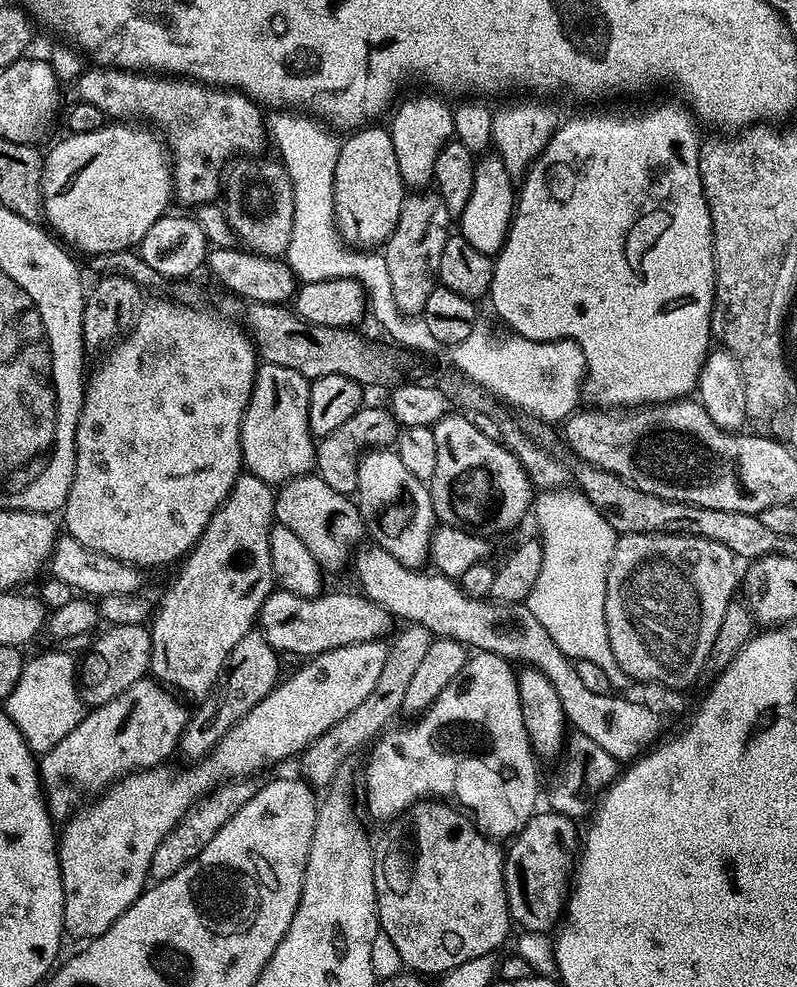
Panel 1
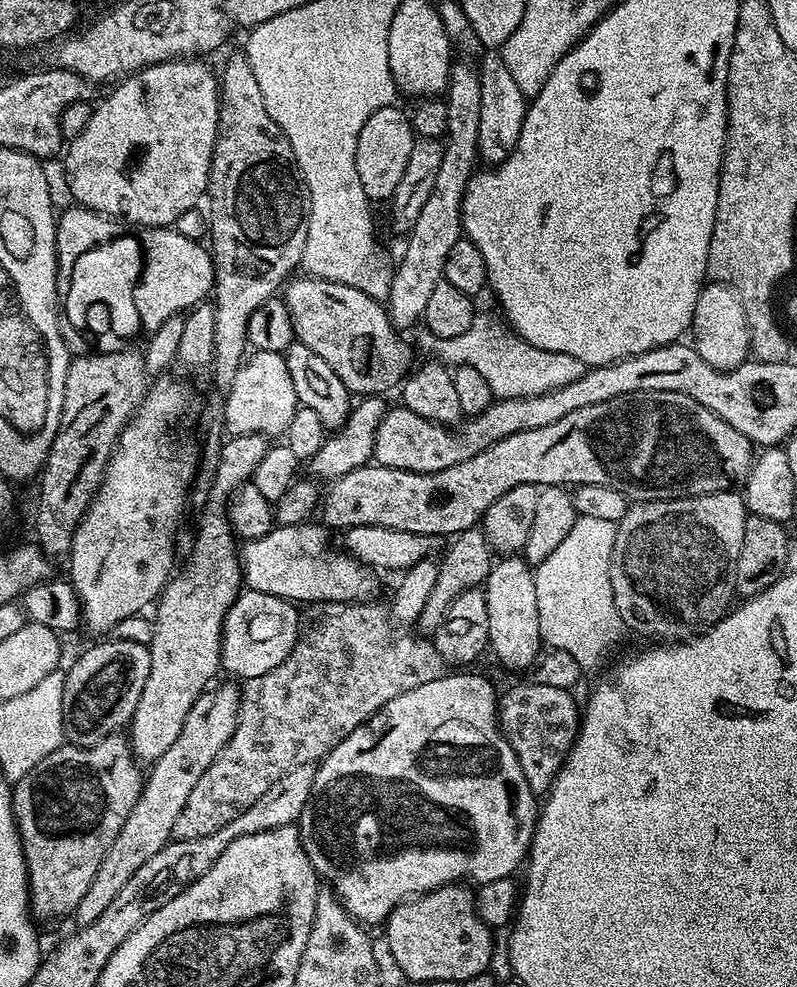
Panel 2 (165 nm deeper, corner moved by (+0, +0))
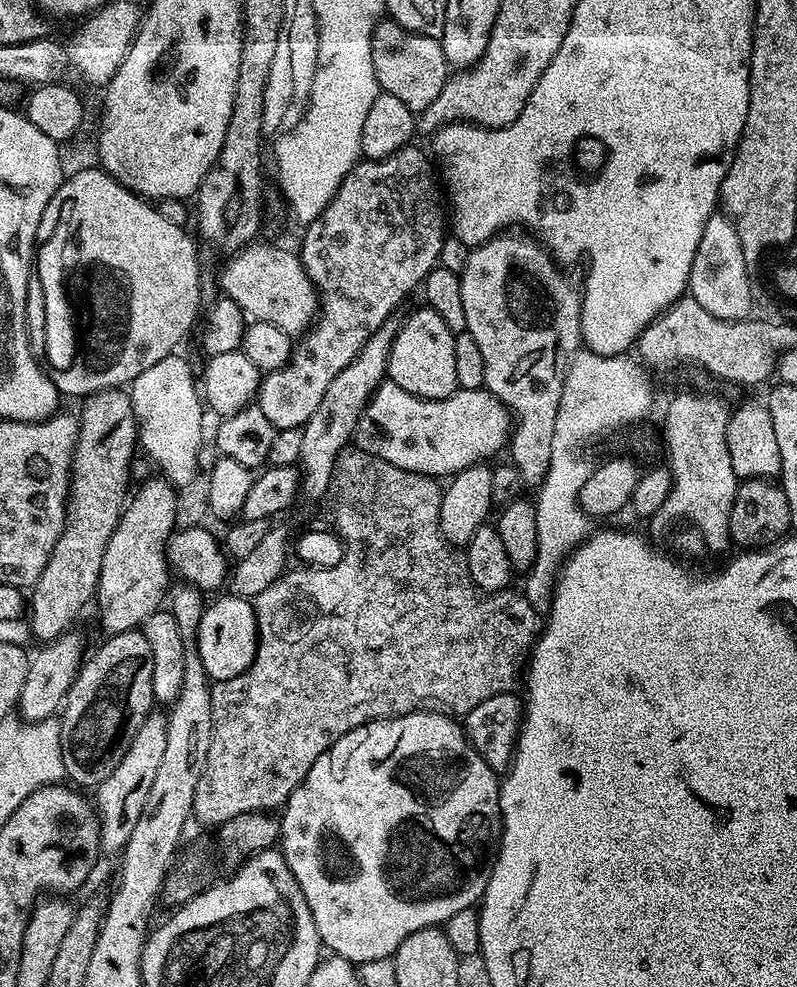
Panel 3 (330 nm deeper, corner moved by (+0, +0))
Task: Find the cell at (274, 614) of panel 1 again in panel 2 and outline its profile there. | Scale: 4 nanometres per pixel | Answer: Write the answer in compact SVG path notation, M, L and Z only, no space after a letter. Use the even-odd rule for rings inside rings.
M241 591L224 619L224 637L219 655L223 671L245 681L274 670L274 666L283 662L300 641L302 620L300 624L299 611L301 609L293 601L283 600L274 594Z

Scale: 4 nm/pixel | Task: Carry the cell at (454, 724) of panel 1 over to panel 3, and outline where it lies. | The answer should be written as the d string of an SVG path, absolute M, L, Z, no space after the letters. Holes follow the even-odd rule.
M417 710L407 712L404 716L390 716L382 720L371 720L368 724L350 730L338 742L334 742L310 766L306 778L290 794L288 803L282 809L280 822L279 851L284 853L284 861L294 874L306 902L310 906L310 914L314 918L314 926L320 935L321 945L329 953L351 960L353 965L362 962L374 962L378 958L391 958L396 955L398 946L410 934L423 928L443 926L447 920L454 918L458 910L473 907L486 890L486 882L492 873L494 849L499 843L500 823L500 785L498 773L472 748L465 736L465 731L451 715L440 710ZM324 836L337 836L344 843L346 851L352 855L357 872L345 880L335 880L328 876L324 869Z

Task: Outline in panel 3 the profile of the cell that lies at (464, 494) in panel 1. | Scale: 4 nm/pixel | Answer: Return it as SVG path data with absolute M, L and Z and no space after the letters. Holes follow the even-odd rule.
M420 306L404 325L401 323L396 329L387 379L418 398L441 400L454 394L461 383L460 372L456 369L456 340L450 326L442 322L442 317L433 308Z

